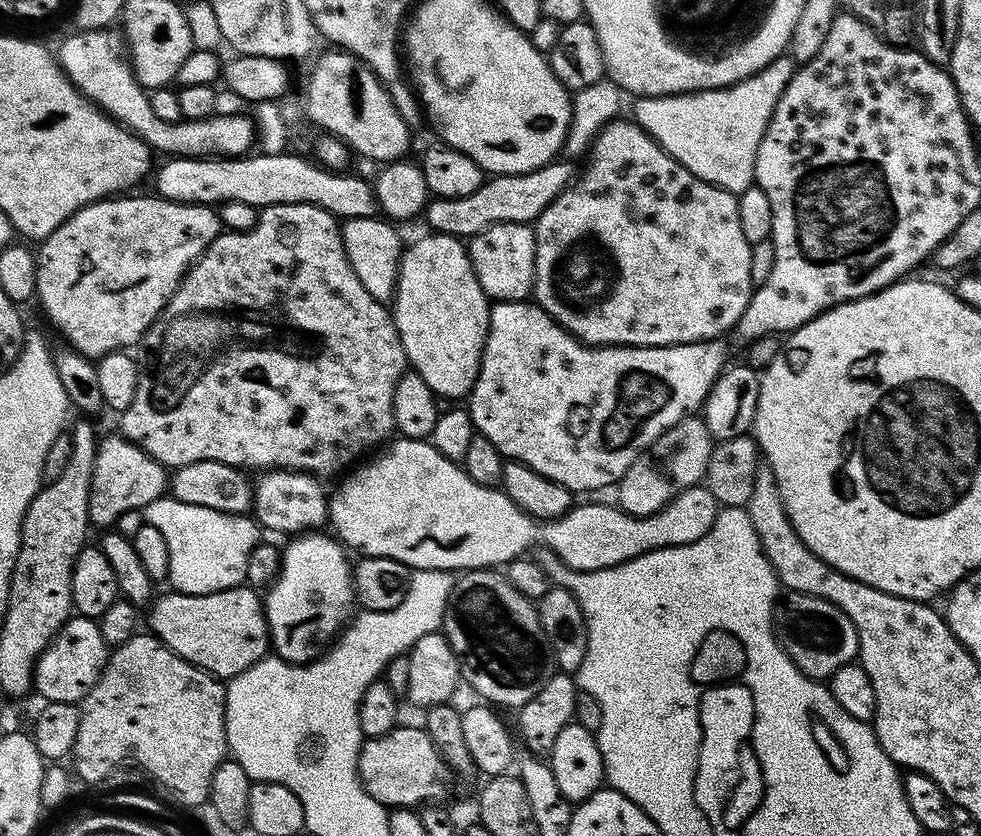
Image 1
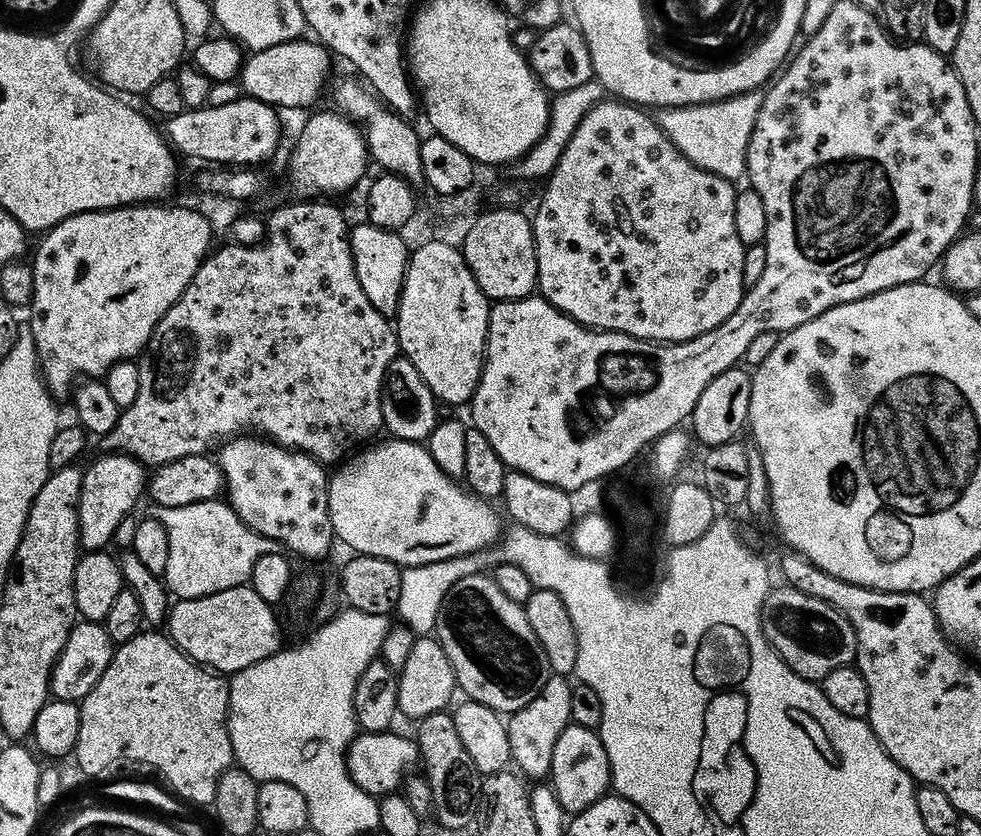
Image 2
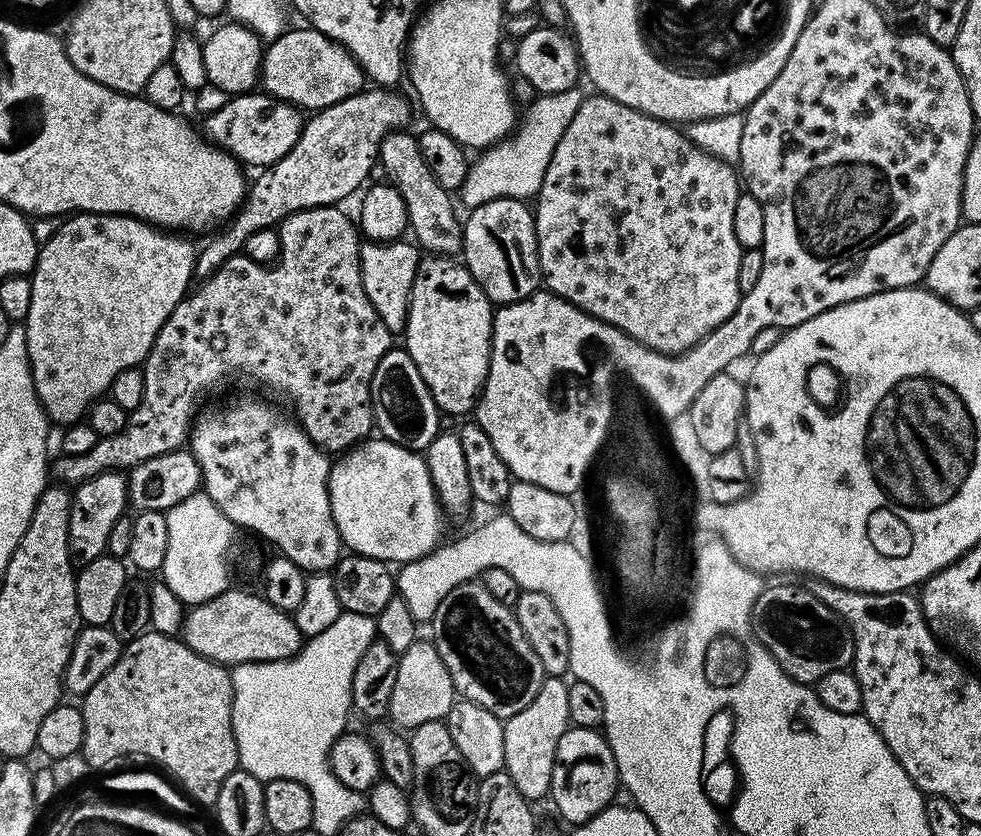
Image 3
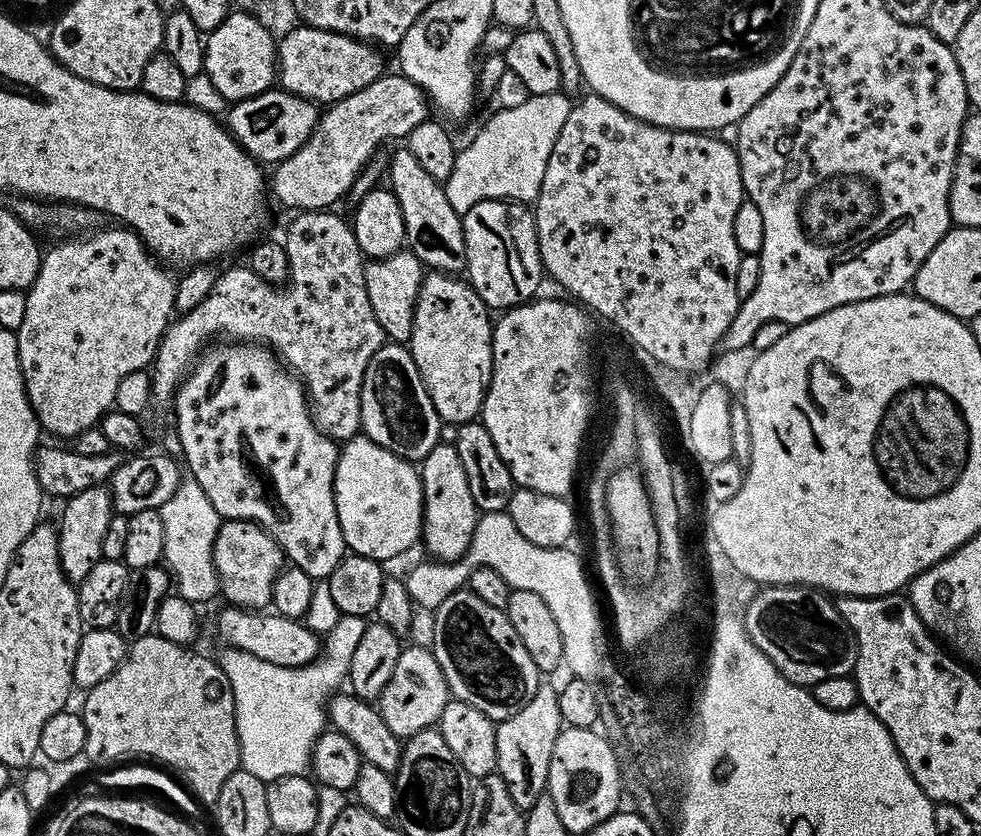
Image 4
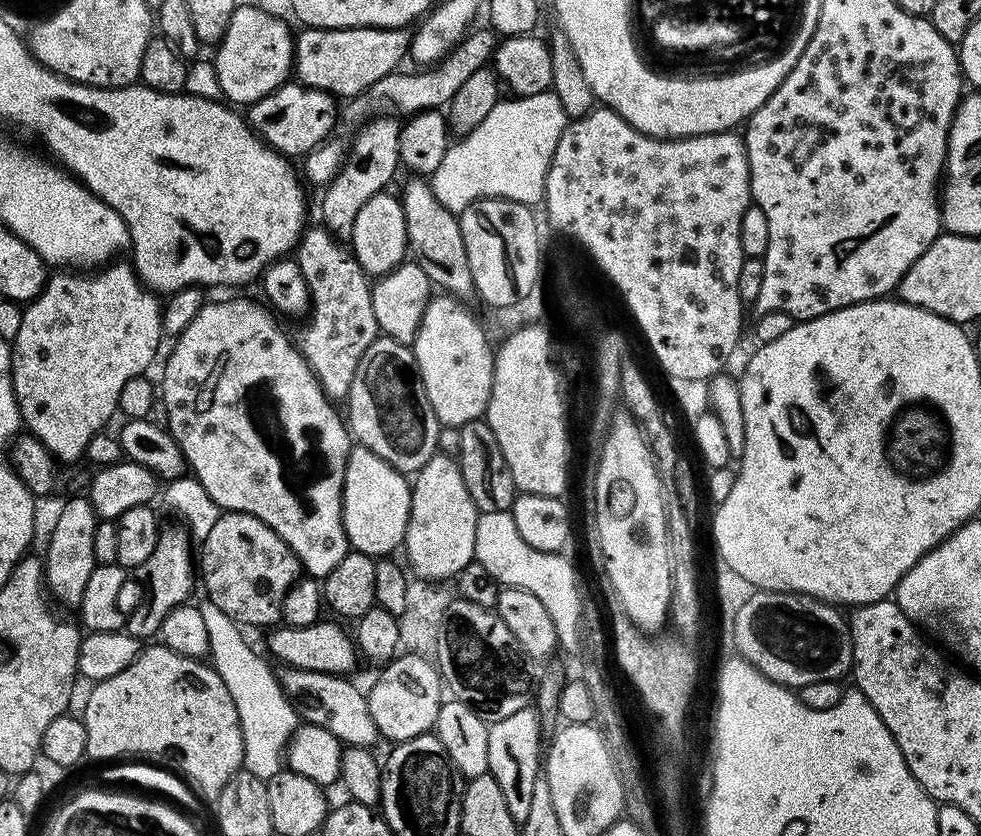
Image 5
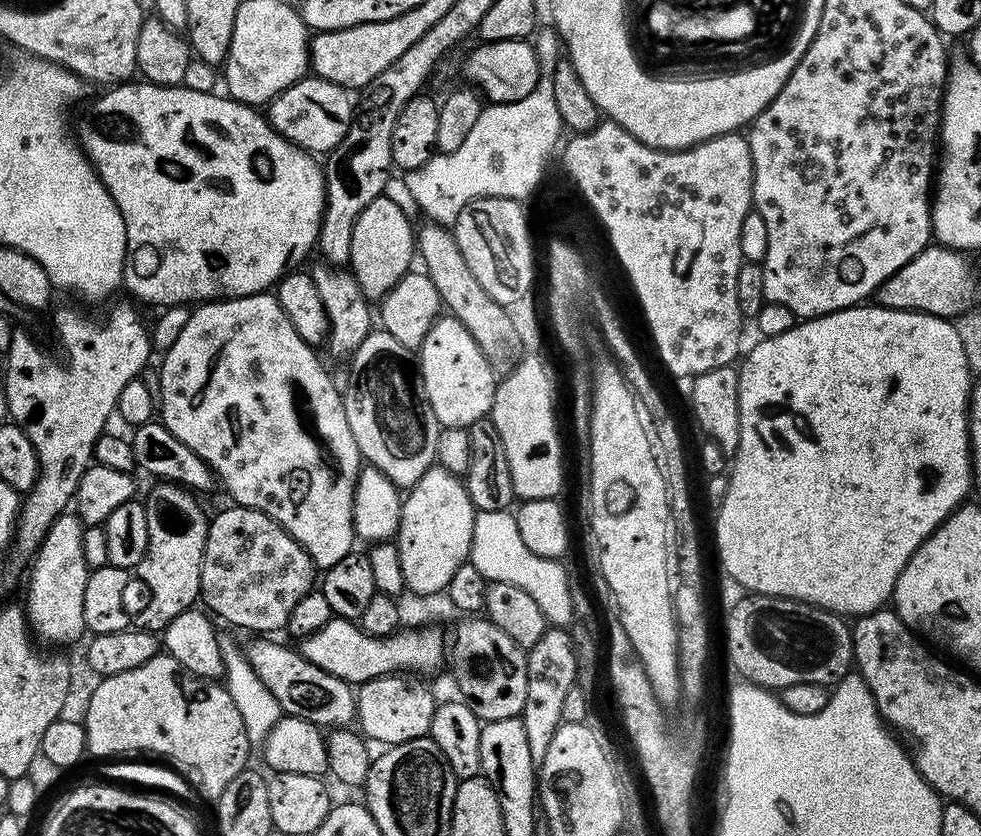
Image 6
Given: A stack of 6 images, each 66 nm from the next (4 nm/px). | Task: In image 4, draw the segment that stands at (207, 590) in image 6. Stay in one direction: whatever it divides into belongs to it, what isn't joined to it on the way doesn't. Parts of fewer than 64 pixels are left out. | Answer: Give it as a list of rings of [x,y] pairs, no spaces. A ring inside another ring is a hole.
[[[224,520],[218,534],[214,538],[214,566],[216,577],[220,580],[219,595],[225,596],[227,603],[234,608],[247,608],[249,610],[264,610],[272,603],[274,582],[278,574],[286,567],[286,557],[282,546],[260,524],[252,520]]]

